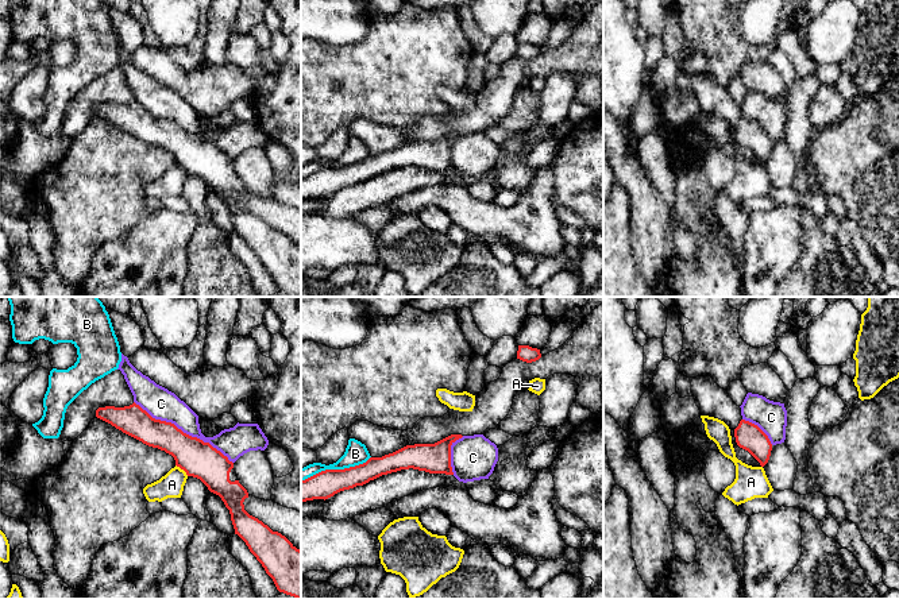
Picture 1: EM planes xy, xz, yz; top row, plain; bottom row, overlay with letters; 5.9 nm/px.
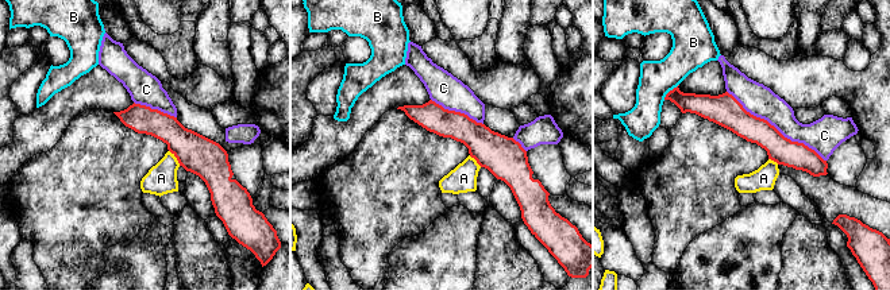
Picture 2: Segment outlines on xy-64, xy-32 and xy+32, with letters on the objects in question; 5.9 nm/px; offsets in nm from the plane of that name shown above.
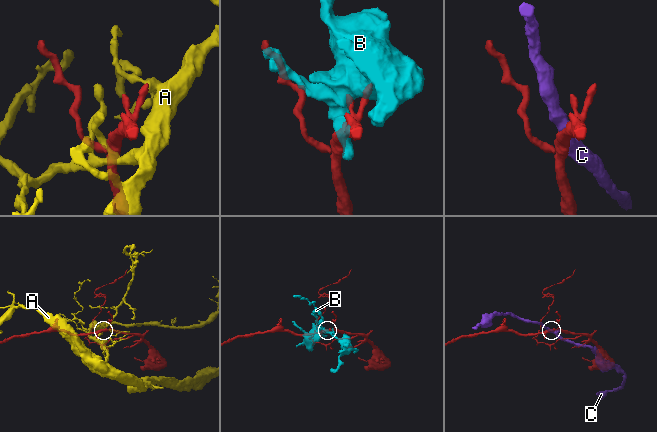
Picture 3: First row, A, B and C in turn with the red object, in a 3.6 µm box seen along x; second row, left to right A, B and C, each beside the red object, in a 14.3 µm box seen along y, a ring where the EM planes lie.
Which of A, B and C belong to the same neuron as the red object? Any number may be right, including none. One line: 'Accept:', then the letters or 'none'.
Accept: C

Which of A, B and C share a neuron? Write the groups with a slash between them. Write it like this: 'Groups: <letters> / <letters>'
Groups: A / B / C

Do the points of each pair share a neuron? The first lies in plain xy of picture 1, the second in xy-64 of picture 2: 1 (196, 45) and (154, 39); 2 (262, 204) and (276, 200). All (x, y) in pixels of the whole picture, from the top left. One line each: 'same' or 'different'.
1: same
2: different

